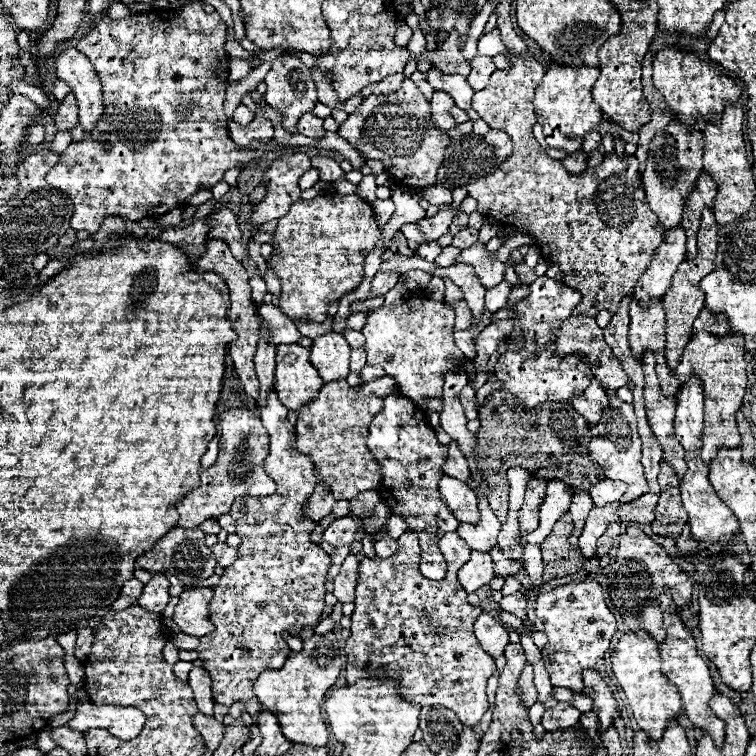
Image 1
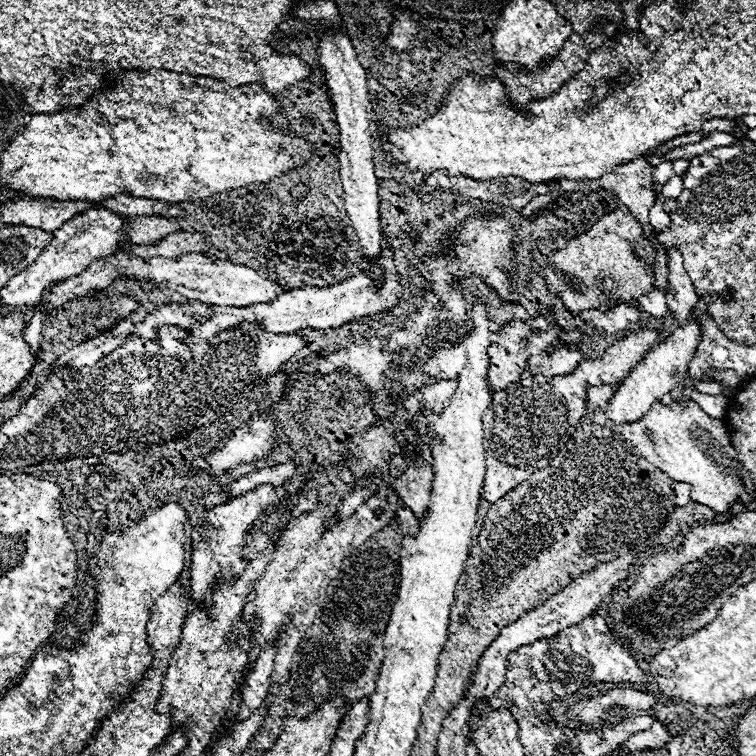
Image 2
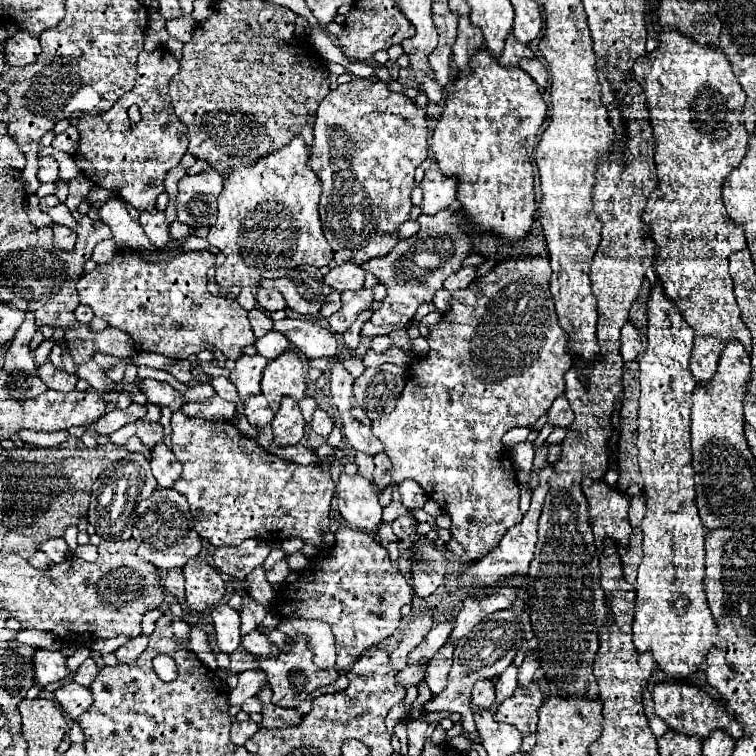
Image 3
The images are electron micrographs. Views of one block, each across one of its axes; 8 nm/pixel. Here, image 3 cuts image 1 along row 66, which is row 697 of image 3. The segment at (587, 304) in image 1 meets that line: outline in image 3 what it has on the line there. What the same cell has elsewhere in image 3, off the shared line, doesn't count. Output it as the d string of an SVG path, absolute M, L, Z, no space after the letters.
M532 682L526 688L516 688L514 694L498 706L494 718L496 722L506 722L516 726L522 732L522 736L534 734L538 724L538 708L542 700L544 696L540 688Z

